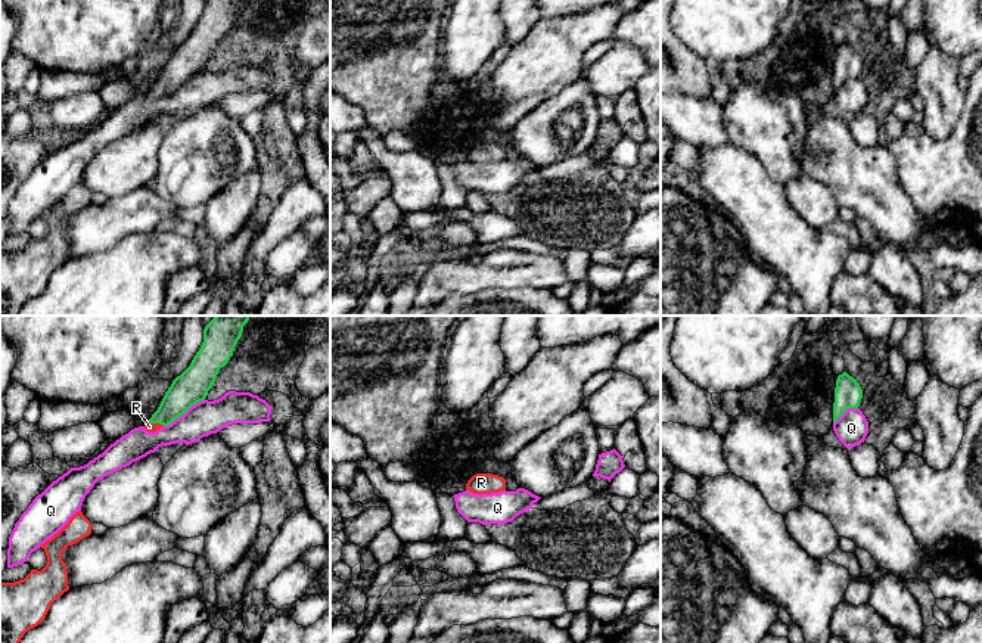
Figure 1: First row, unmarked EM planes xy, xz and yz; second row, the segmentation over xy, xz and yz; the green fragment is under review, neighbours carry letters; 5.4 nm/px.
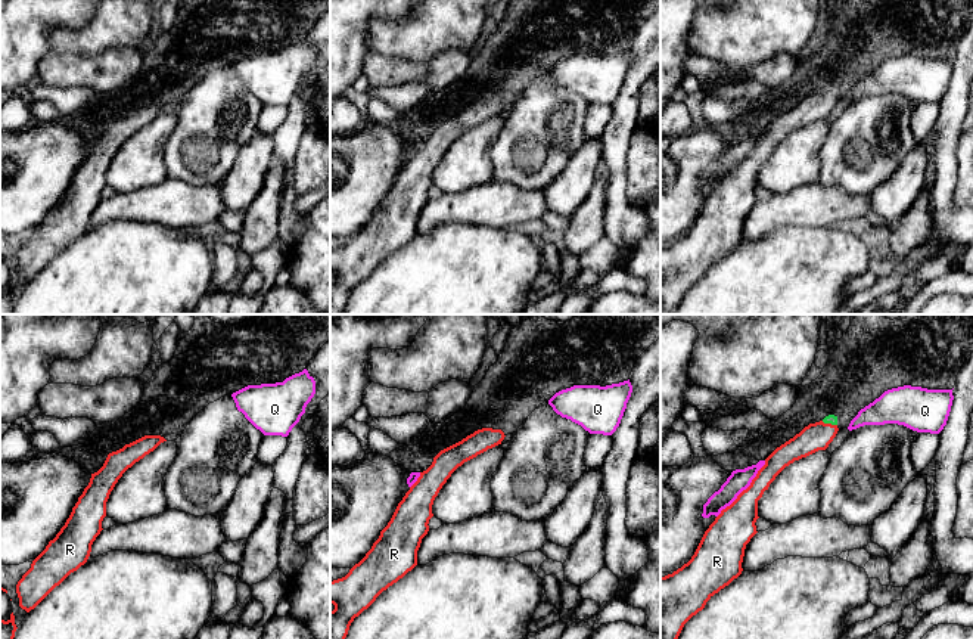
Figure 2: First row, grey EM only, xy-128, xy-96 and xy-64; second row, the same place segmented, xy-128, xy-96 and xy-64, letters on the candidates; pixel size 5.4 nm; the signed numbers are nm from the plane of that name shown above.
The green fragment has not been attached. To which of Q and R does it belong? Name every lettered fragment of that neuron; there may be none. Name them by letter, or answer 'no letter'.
R

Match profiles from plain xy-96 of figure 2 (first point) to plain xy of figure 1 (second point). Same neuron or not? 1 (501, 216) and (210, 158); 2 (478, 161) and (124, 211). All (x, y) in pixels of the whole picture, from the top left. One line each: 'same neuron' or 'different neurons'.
1: different neurons
2: different neurons

